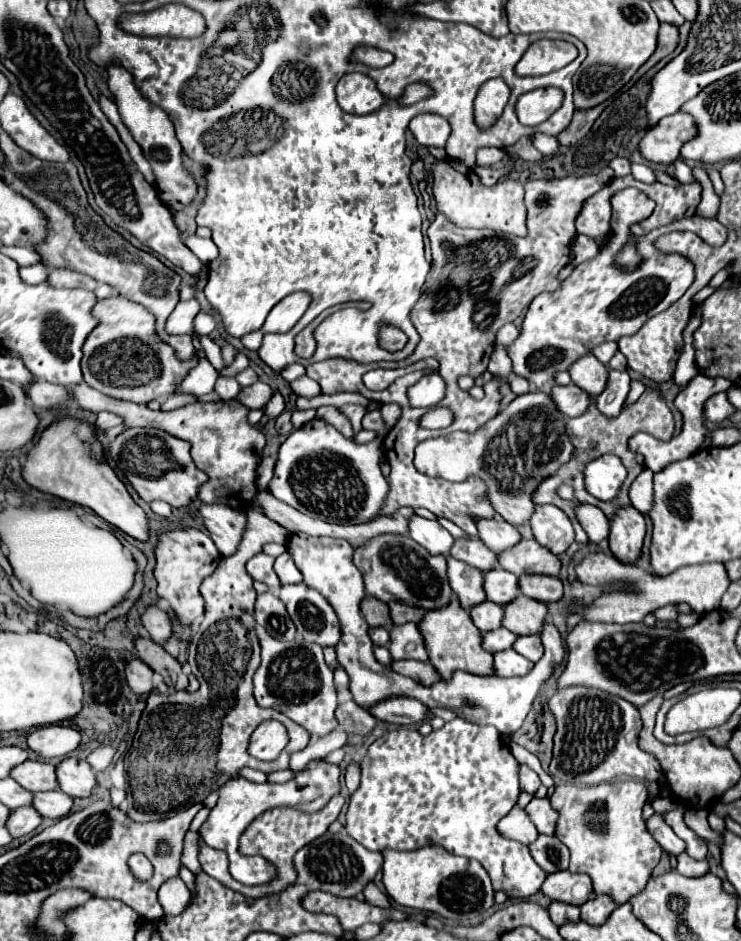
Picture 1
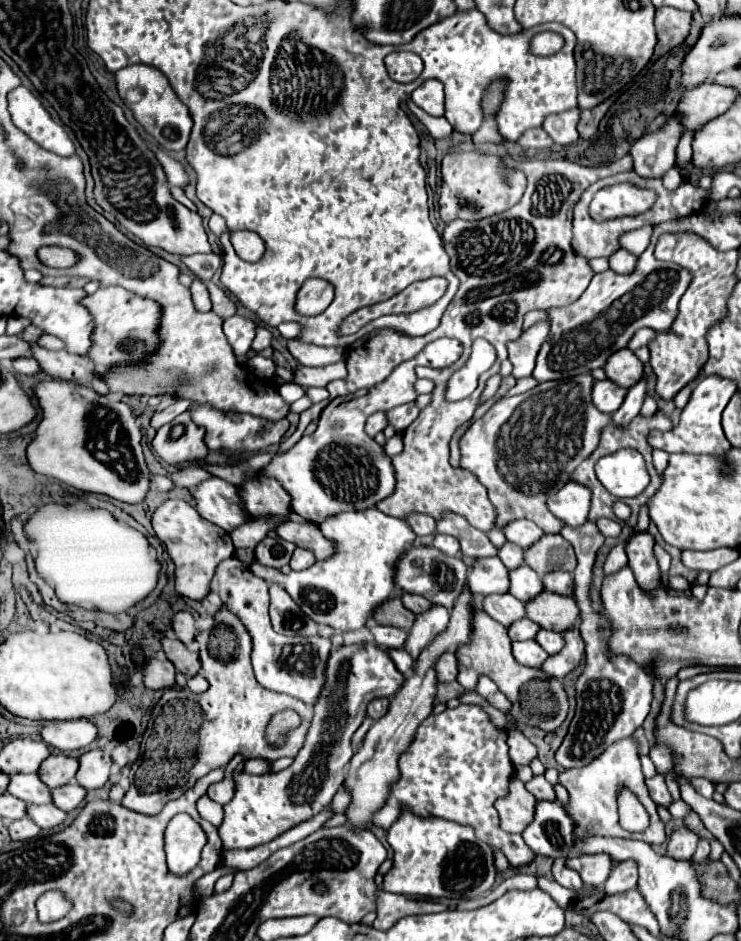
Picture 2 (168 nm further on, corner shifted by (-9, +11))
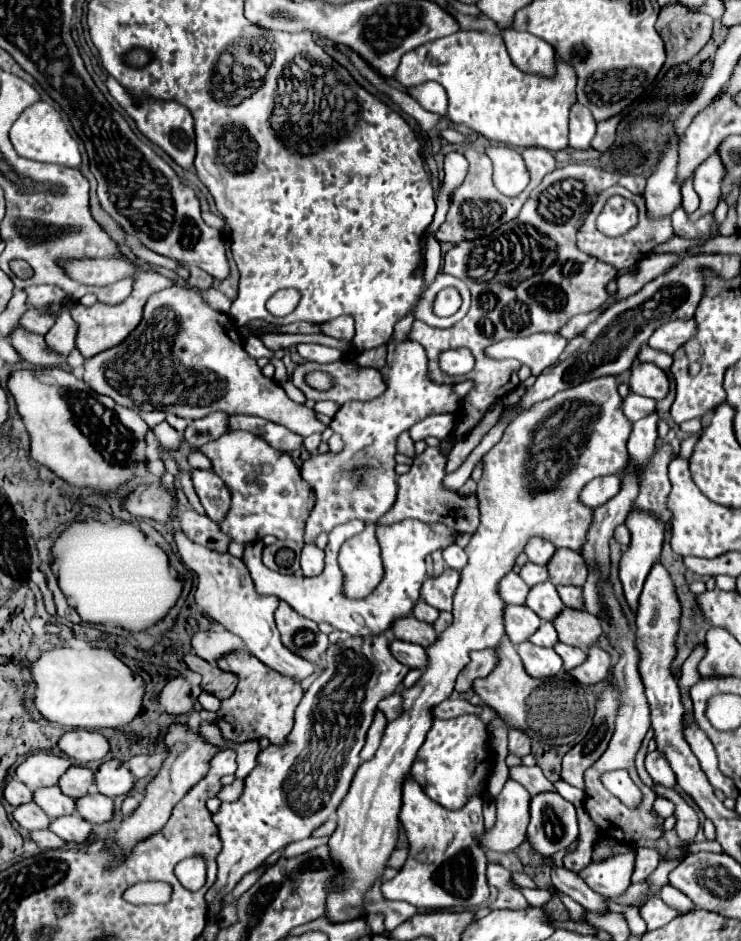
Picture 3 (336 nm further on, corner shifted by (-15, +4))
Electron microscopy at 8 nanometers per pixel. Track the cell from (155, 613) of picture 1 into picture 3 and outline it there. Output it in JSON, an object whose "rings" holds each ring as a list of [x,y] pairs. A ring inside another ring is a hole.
{"rings":[[[208,629],[208,631],[198,631],[192,637],[192,649],[196,651],[198,657],[202,657],[204,661],[216,661],[220,655],[230,653],[230,651],[240,651],[244,649],[240,637],[236,637],[230,631],[216,631],[216,629]]]}

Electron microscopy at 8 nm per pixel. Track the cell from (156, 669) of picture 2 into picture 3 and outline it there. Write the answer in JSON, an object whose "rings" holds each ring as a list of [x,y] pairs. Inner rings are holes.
{"rings":[[[182,677],[168,679],[168,683],[158,695],[158,701],[166,713],[172,713],[172,715],[188,713],[194,705],[194,699],[190,695],[190,683],[184,681]]]}

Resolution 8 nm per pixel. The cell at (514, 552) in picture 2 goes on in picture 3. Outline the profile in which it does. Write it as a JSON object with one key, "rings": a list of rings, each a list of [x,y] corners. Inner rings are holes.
{"rings":[[[528,561],[528,563],[520,569],[520,577],[522,577],[524,583],[528,583],[528,585],[532,587],[532,585],[538,585],[538,583],[546,581],[546,579],[548,579],[548,571],[546,571],[546,567]]]}

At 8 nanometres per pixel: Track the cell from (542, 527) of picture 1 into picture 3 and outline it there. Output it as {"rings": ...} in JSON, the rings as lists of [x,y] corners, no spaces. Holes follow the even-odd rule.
{"rings":[[[616,475],[596,477],[580,491],[580,501],[584,501],[588,509],[596,509],[604,505],[604,501],[610,501],[618,491],[620,491],[620,479]]]}

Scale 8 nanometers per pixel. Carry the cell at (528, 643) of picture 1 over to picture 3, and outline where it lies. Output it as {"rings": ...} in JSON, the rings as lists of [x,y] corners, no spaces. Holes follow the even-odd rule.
{"rings":[[[556,643],[554,651],[562,657],[564,661],[564,669],[572,669],[576,665],[580,665],[586,659],[586,653],[582,649],[576,649],[572,645],[564,645],[564,643]]]}

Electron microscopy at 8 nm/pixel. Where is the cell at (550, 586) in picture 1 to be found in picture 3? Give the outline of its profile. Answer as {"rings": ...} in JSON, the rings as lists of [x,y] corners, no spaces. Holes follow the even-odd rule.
{"rings":[[[562,585],[558,587],[558,593],[560,593],[560,599],[564,601],[566,607],[572,607],[572,609],[584,609],[584,603],[582,603],[582,589],[580,587],[568,587],[568,585]]]}

